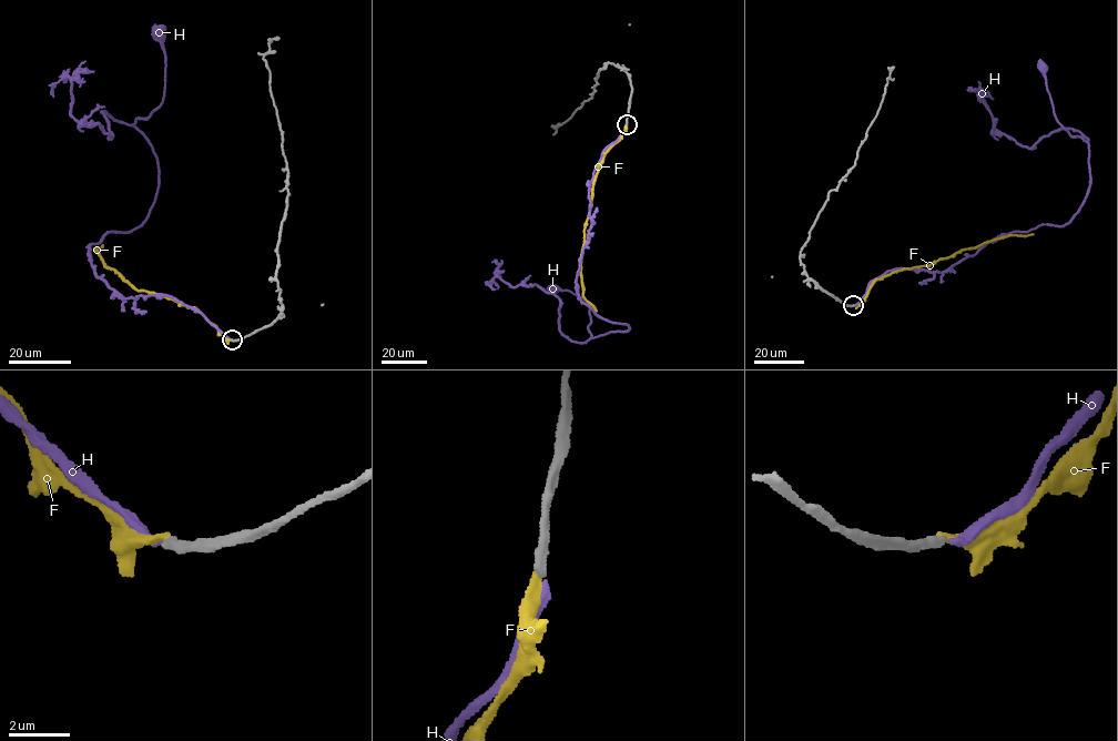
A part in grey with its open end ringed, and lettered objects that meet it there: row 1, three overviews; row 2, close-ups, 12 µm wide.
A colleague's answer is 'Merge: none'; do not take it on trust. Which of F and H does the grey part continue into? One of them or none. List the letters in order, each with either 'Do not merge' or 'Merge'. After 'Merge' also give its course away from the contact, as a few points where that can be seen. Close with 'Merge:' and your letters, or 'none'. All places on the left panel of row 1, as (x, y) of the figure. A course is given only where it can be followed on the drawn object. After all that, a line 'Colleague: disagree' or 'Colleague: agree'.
F: Do not merge
H: Merge. Its course: (231, 339), (174, 297), (122, 298), (89, 259), (154, 202), (156, 156), (134, 124), (163, 97), (159, 32)
Merge: H
Colleague: disagree

